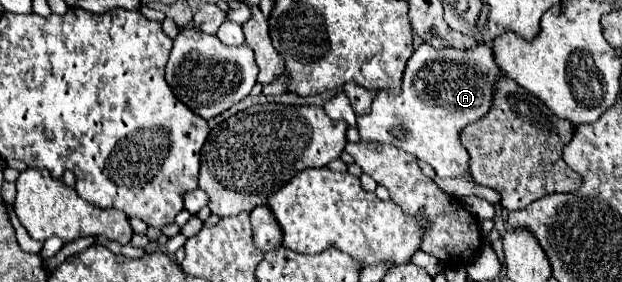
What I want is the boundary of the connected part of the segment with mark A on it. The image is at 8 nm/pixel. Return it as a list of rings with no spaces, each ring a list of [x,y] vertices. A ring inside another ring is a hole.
[[[422,43],[408,59],[400,95],[378,91],[368,115],[358,115],[358,131],[364,141],[394,145],[428,163],[438,177],[470,177],[470,155],[460,143],[460,131],[480,121],[492,105],[494,83],[504,73],[486,43],[472,49],[436,49]]]

